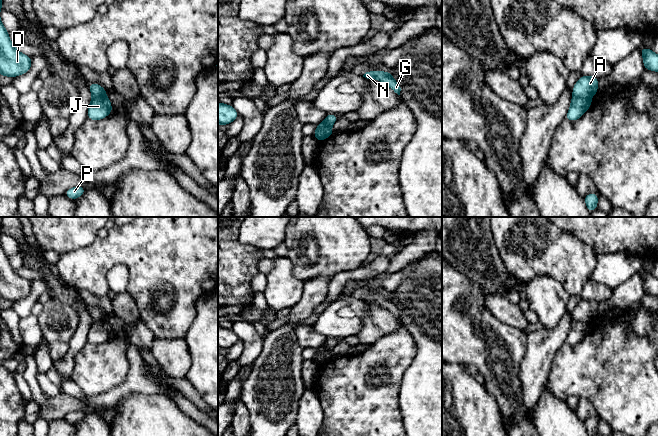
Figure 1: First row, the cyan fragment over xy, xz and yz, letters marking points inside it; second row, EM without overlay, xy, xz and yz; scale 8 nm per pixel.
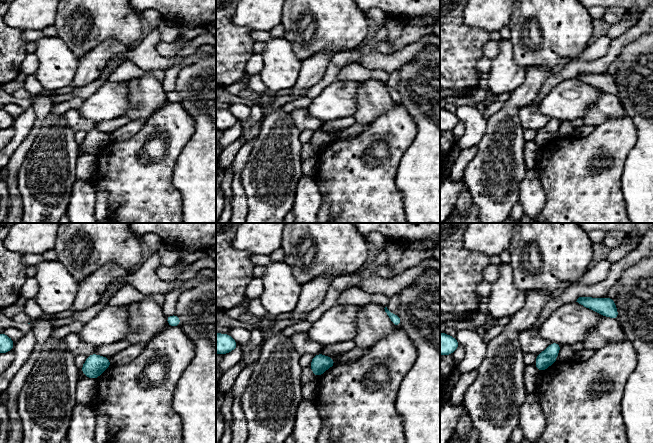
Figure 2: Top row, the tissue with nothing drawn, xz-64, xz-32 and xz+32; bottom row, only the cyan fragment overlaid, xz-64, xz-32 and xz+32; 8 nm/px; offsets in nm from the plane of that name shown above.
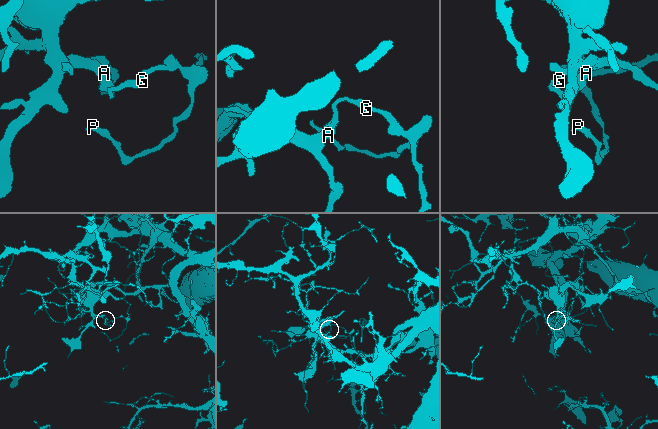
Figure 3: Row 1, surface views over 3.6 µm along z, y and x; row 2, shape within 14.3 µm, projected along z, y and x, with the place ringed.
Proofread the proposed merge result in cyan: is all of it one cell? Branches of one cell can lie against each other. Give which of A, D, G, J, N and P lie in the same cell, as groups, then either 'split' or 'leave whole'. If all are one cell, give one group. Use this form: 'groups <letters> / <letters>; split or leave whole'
groups A D / G J N P; split

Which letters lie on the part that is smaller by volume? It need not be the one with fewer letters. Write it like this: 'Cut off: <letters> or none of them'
Cut off: G, J, N, P

